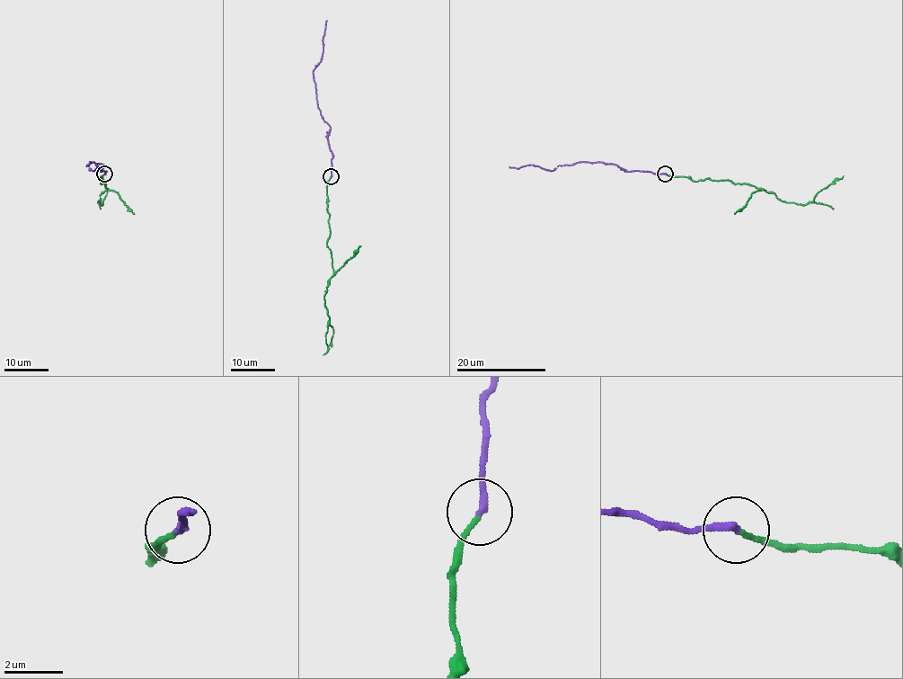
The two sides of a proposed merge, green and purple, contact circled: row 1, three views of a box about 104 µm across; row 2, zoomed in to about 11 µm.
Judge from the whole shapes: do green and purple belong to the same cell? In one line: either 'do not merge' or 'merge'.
merge

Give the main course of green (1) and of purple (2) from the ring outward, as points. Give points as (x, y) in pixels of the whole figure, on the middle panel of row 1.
1: (331, 177), (326, 186), (326, 245), (333, 275), (324, 306), (333, 336), (323, 354)
2: (331, 176), (332, 152), (328, 135), (330, 126), (317, 106), (314, 76), (314, 69), (321, 59), (326, 21)

